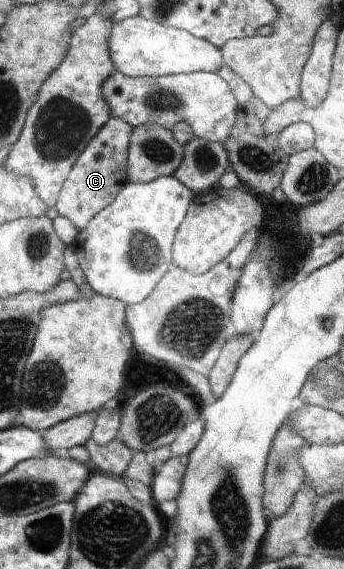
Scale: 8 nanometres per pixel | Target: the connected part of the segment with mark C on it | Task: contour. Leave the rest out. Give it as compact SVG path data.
M111 117L89 141L63 182L56 204L57 212L69 218L78 232L83 230L98 212L109 206L113 199L117 198L117 193L128 183L128 146L133 129L134 126L125 119Z

